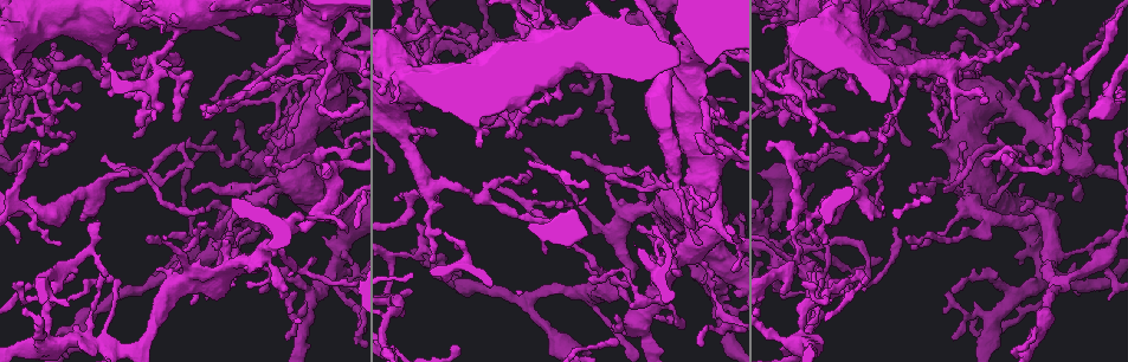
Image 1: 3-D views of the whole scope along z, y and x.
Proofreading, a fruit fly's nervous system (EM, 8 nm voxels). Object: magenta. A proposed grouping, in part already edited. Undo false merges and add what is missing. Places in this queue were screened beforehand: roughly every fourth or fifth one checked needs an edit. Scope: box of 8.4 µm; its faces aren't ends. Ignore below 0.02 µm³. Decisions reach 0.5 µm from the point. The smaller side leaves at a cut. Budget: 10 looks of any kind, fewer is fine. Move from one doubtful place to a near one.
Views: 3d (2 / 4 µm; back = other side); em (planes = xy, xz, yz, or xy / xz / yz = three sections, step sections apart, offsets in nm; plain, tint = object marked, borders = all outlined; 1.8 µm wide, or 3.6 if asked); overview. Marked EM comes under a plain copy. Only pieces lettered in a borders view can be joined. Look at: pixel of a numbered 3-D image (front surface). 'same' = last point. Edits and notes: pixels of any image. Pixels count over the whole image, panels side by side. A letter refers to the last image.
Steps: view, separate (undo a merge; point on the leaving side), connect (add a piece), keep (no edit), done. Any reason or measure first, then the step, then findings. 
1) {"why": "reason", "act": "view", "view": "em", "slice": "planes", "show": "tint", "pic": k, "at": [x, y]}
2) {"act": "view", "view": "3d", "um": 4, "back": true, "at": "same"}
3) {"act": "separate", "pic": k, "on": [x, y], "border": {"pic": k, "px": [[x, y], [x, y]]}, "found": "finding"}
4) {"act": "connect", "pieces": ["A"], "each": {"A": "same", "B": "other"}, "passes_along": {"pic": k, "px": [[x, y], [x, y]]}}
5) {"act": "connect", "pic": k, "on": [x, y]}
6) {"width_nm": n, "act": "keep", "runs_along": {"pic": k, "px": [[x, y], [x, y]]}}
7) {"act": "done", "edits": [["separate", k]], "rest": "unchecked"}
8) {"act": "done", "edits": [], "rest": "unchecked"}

{"why": "branch stops here", "act": "view", "view": "em", "slice": "planes", "show": "tint", "pic": 1, "at": [23, 283]}

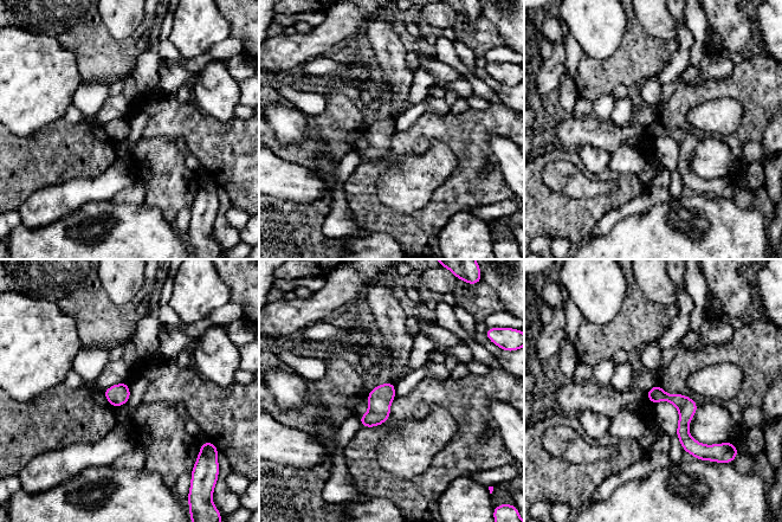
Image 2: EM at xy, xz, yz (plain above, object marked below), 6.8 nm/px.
{"why": "see the neighbours", "act": "view", "view": "em", "slice": "planes", "show": "borders", "at": "same"}

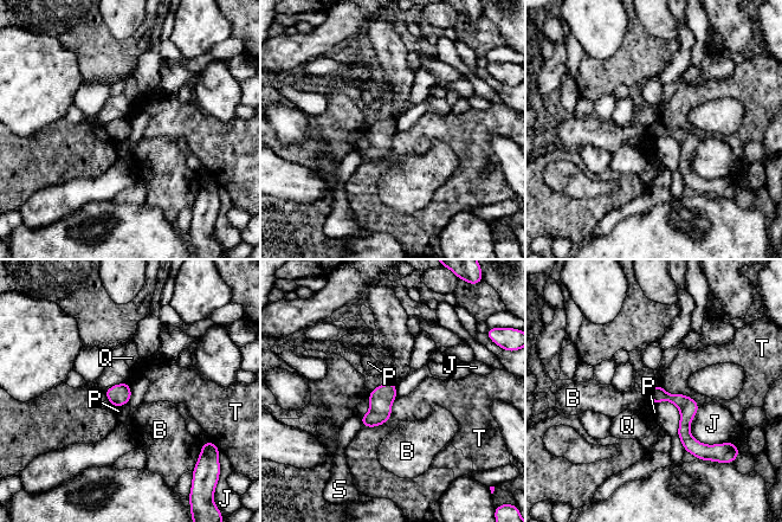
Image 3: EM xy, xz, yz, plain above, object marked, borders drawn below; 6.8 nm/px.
{"width_nm": 110, "act": "keep", "each": {"B": "other", "J": "other", "P": "other", "Q": "other", "S": "other", "T": "other"}, "runs_along": {"pic": 3, "px": [[657, 388], [685, 410], [685, 436], [703, 446]]}, "found": "none of them fits"}

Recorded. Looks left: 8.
{"why": "three-way junction", "act": "view", "view": "em", "slice": "planes", "show": "borders", "pic": 1, "at": [236, 262]}

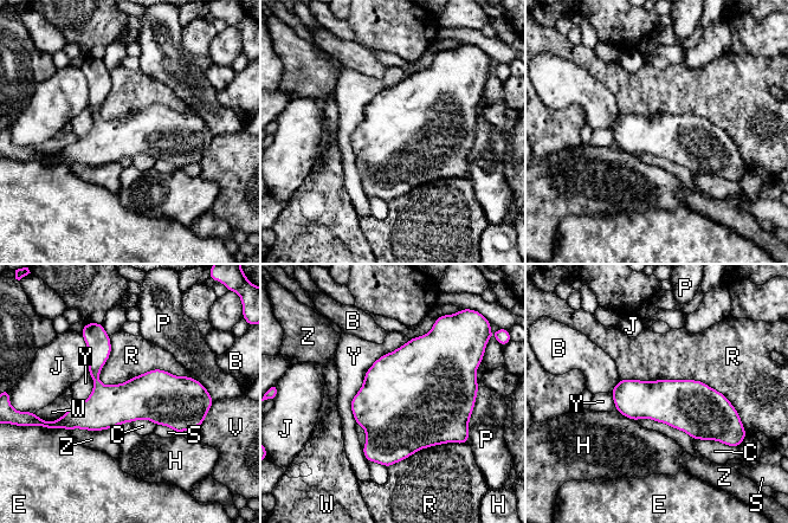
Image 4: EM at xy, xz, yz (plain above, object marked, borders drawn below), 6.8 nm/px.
{"longest_contact_nm": ["Y", 700], "act": "keep", "each": {"B": "other", "C": "other", "E": "other", "H": "other", "J": "other", "P": "other", "R": "other", "S": "other", "V": "other", "W": "other", "Y": "other", "Z": "other"}, "runs_along": {"pic": 4, "px": [[199, 391], [137, 398], [62, 421]]}, "found": "one cell here"}

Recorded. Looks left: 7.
{"why": "three-way junction", "act": "view", "view": "3d", "um": 2, "pic": 1, "at": [317, 214]}

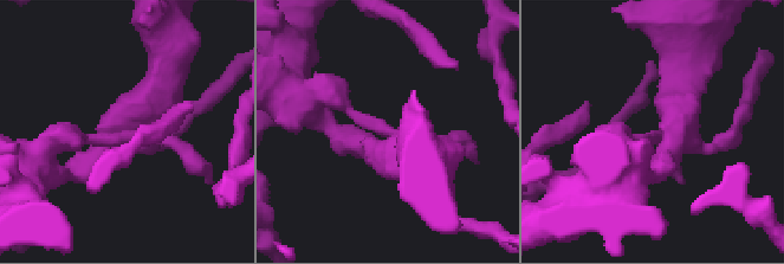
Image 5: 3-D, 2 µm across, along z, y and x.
{"act": "view", "view": "em", "slice": "xz", "step": 16, "show": "tint", "pic": 5, "at": [391, 158]}

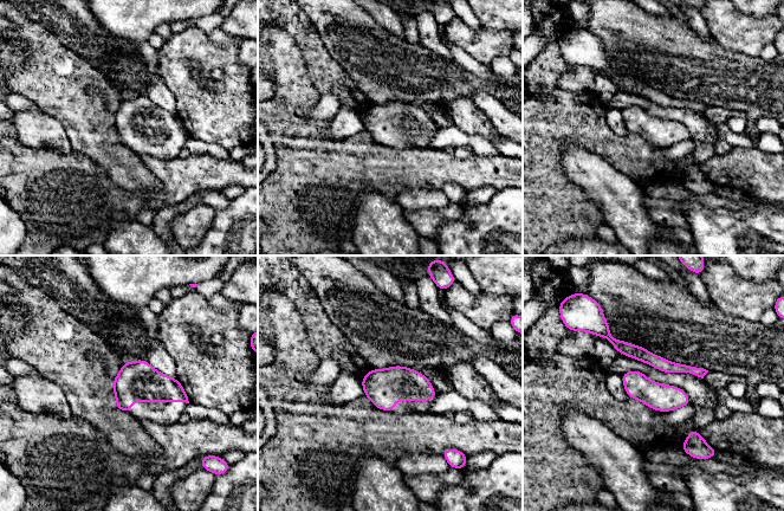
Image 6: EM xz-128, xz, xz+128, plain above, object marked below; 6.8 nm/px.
{"act": "view", "view": "em", "slice": "xz", "step": 16, "show": "borders", "at": "same"}

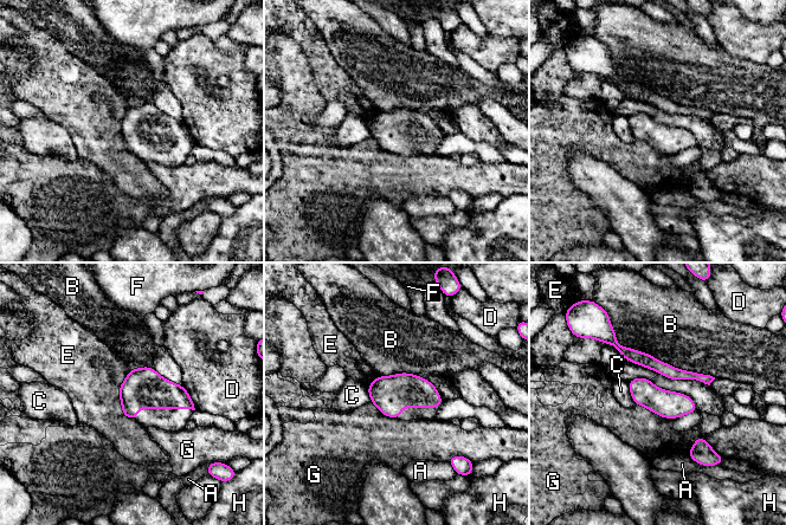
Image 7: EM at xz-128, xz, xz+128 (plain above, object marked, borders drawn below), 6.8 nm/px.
{"act": "keep", "each": {"A": "other", "B": "other", "C": "other", "D": "other", "E": "other", "F": "other", "G": "other", "H": "other"}, "border": {"pic": 7, "px": [[613, 331], [620, 344], [715, 377]]}, "found": "continuous, no second cell"}

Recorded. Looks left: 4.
{"why": "sharp bend", "act": "view", "view": "3d", "um": 4, "pic": 1, "at": [319, 164]}

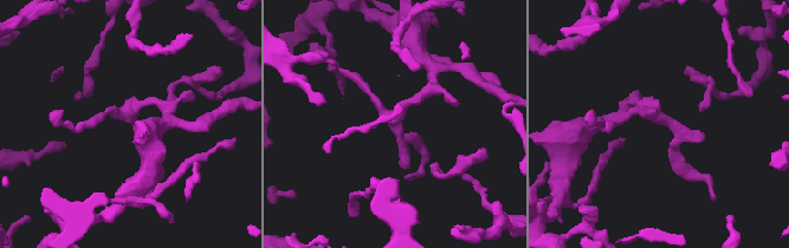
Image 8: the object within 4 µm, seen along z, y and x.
{"act": "view", "view": "em", "slice": "xy", "step": 4, "show": "tint", "pic": 8, "at": [674, 122]}

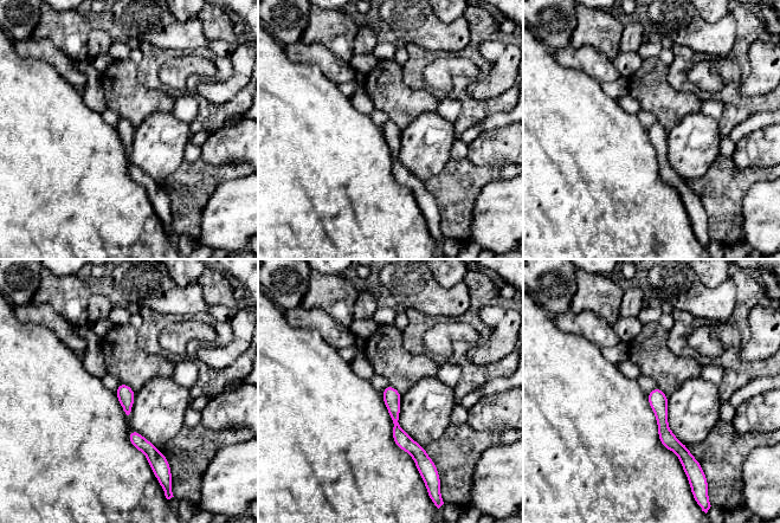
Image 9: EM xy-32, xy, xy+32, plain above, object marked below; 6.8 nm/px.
{"act": "view", "view": "em", "slice": "yz", "step": 8, "show": "borders", "at": "same"}

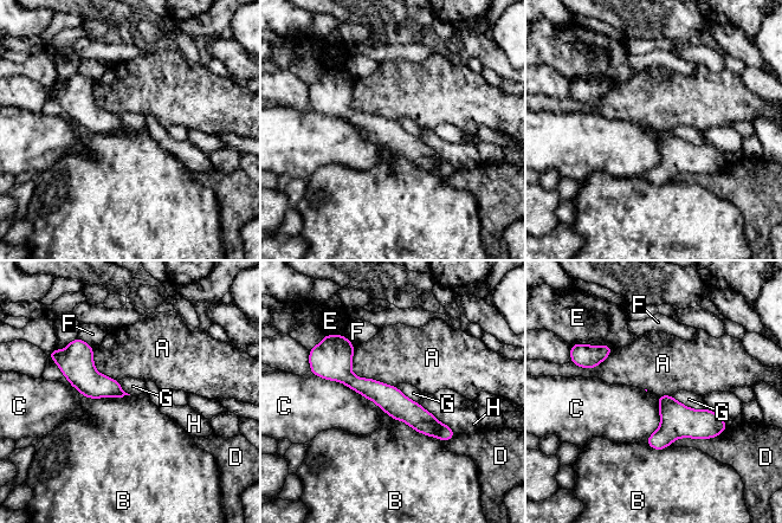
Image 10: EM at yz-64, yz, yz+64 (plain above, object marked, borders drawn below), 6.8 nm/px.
{"act": "keep", "each": {"A": "other", "B": "other", "C": "other", "D": "other", "E": "other", "F": "other", "G": "other", "H": "other"}, "border": {"pic": 10, "px": [[354, 346], [354, 374], [396, 387]]}, "found": "one cell here"}

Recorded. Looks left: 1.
{"act": "done", "edits": [], "rest": "unchecked"}

